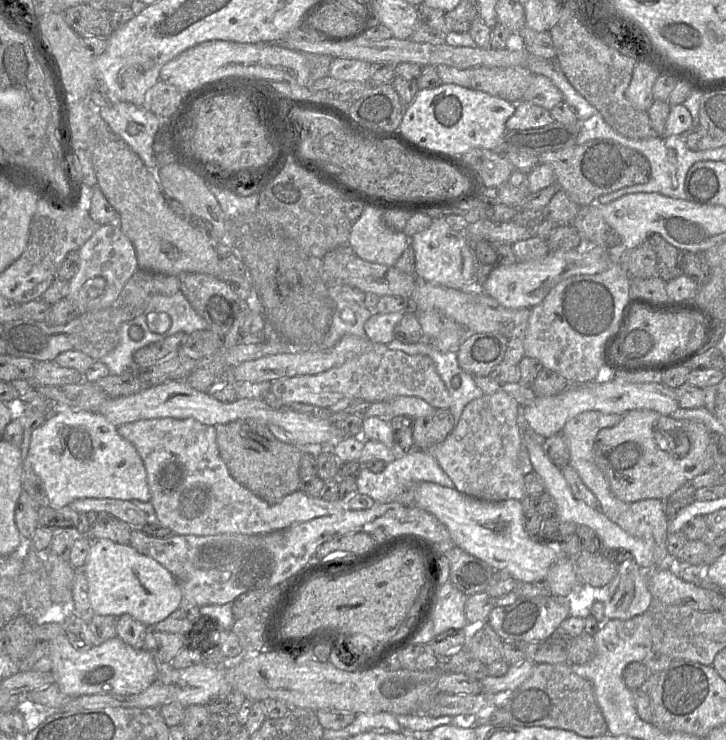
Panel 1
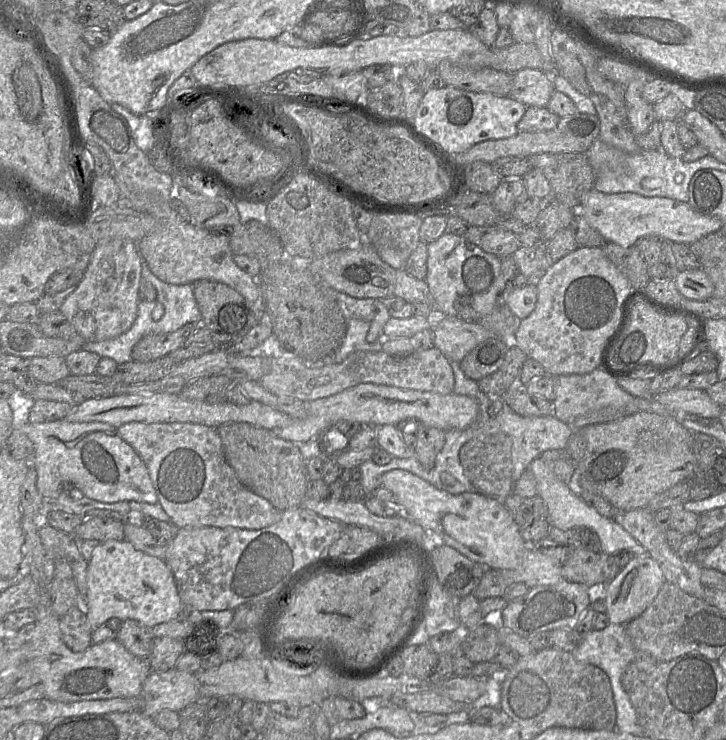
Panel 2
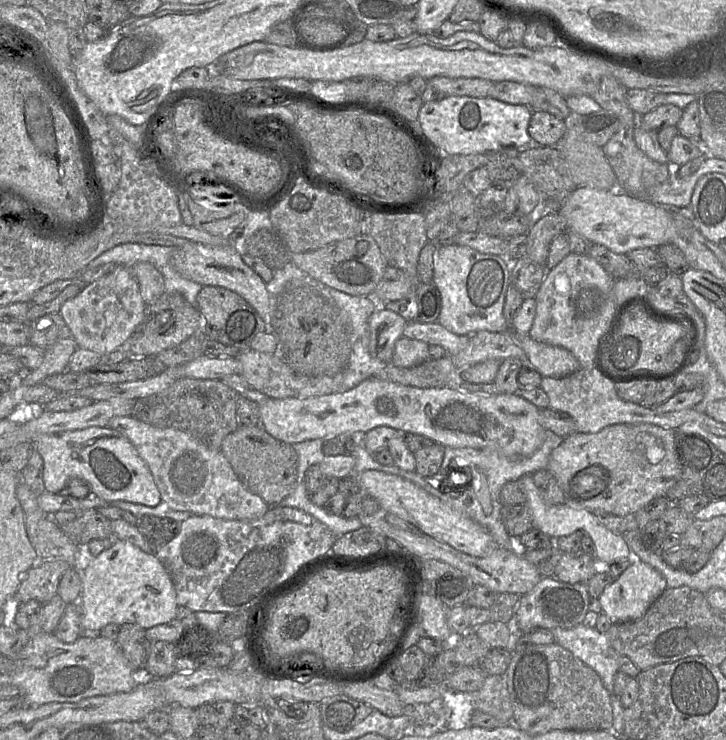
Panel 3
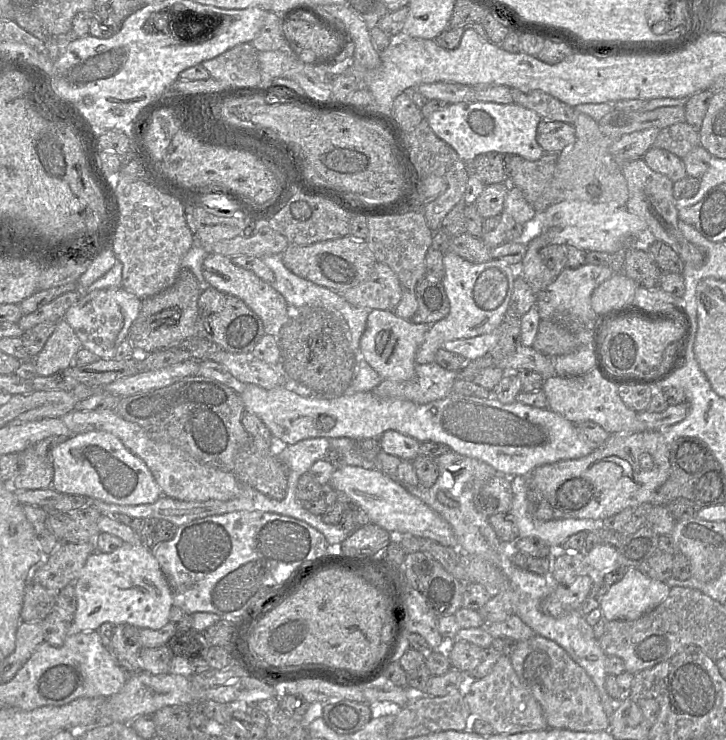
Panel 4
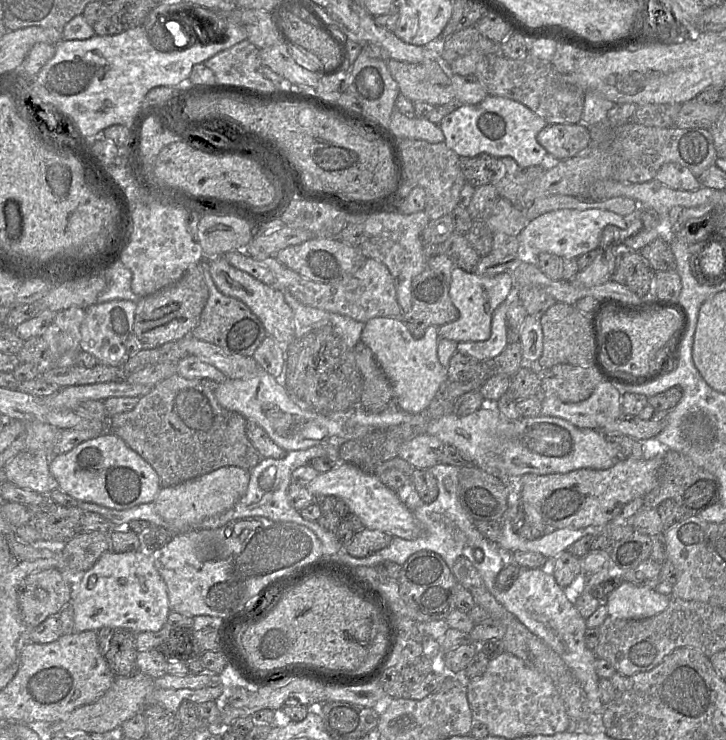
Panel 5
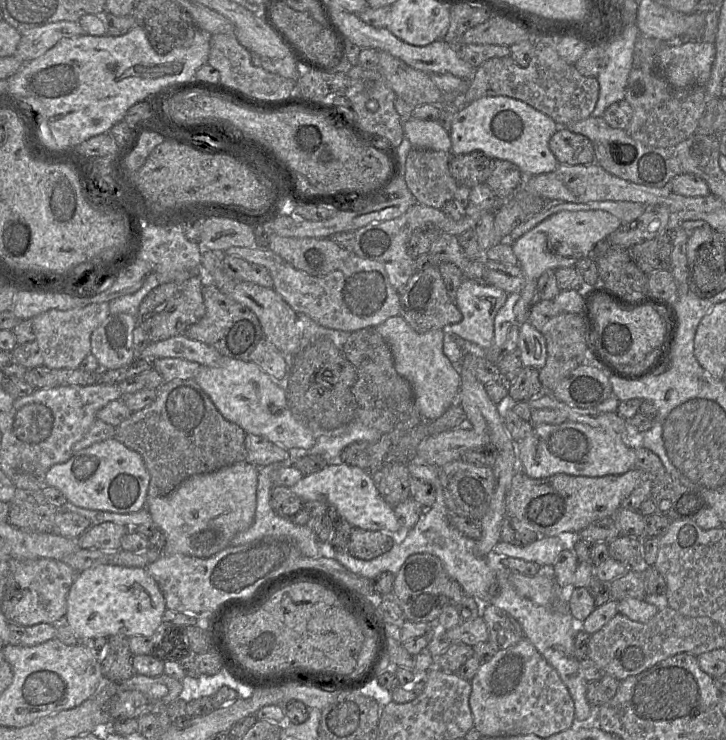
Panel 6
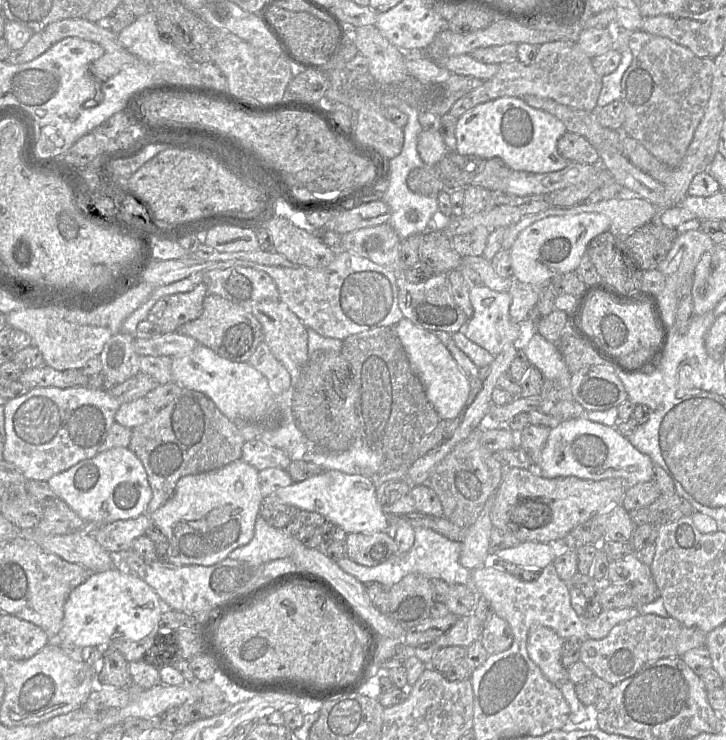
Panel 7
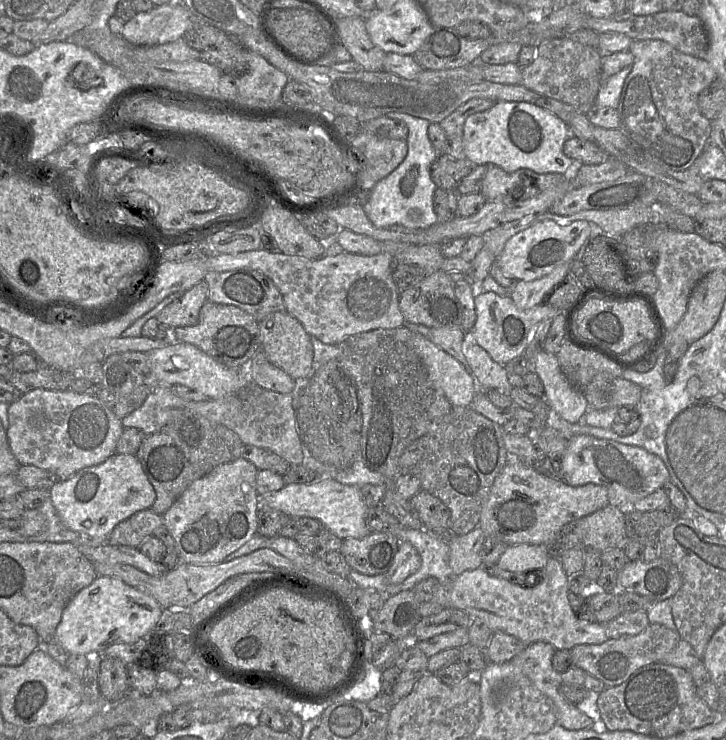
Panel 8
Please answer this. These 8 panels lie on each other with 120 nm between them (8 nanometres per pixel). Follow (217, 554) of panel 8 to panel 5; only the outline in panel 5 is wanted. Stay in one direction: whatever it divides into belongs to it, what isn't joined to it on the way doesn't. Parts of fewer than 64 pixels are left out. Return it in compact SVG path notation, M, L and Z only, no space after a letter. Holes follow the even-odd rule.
M225 466L174 486L161 487L152 502L159 516L169 524L170 528L166 529L170 529L173 534L180 533L190 529L199 529L199 524L205 519L232 508L246 493L248 482L248 470L235 466Z

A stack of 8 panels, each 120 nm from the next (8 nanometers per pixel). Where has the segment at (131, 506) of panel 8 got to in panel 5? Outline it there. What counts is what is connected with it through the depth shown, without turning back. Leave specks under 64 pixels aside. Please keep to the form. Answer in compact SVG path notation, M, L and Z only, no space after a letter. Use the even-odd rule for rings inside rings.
M104 432L84 441L67 453L51 457L49 469L58 489L81 502L124 510L154 501L161 485L151 465L118 436Z

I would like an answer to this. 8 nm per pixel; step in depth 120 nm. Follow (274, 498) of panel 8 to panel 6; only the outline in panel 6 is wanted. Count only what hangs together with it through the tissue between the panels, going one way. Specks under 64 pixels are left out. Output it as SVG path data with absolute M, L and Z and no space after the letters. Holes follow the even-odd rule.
M344 463L327 465L320 471L304 475L289 488L303 501L320 501L329 508L334 508L352 527L401 535L401 526L396 518L394 507L383 500L372 475L359 467Z

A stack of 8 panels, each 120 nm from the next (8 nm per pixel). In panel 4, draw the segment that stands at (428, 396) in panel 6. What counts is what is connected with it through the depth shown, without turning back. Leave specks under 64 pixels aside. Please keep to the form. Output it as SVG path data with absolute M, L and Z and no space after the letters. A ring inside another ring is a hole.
M372 310L360 340L361 353L382 380L412 380L415 376L415 355L424 342L429 327L427 324L415 324L402 319L390 311Z

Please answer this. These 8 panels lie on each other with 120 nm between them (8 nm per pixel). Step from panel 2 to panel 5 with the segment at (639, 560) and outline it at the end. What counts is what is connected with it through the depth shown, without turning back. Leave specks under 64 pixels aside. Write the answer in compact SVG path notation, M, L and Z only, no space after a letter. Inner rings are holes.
M623 582L608 596L605 605L612 618L640 620L663 612L669 602L670 596L655 589Z

